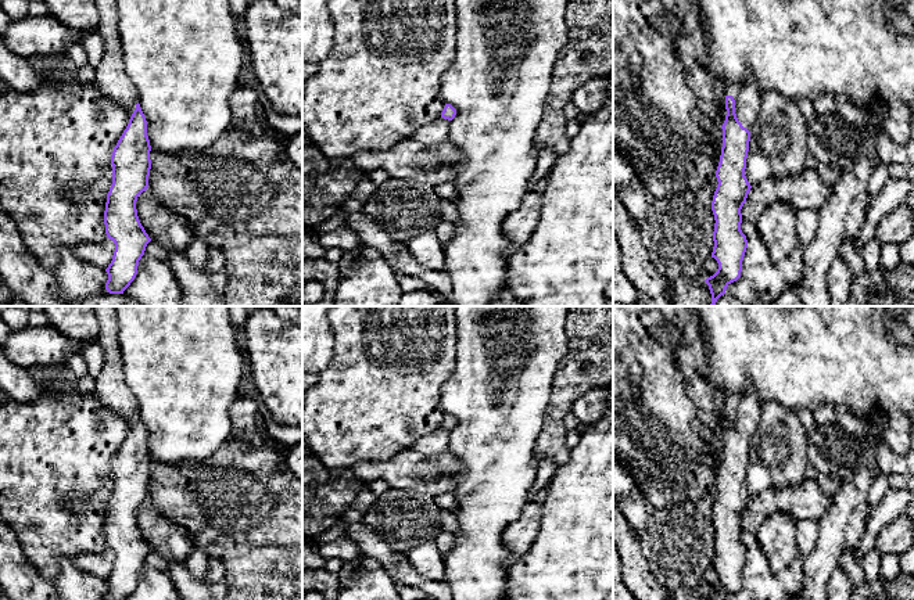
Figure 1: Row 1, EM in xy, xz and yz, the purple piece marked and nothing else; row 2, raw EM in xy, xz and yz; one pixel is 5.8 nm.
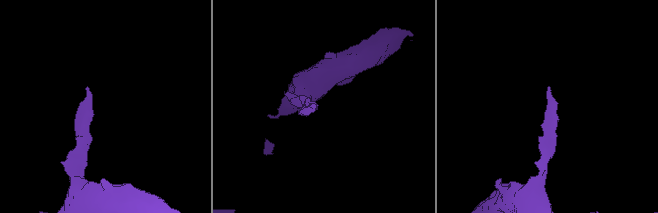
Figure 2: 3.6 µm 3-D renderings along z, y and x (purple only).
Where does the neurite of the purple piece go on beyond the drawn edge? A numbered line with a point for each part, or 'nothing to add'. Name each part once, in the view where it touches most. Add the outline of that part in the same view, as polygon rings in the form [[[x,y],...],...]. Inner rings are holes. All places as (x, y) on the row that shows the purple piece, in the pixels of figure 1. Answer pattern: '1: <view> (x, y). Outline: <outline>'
1: yz (746, 96). Outline: [[[728,82],[725,96],[734,97],[736,118],[750,132],[760,112],[760,91],[756,83],[746,82],[739,85],[736,82]]]

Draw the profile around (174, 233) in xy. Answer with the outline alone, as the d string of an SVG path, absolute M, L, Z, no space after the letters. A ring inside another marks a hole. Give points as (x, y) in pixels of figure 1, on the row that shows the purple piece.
M148 190L137 197L136 209L146 233L168 252L168 259L173 252L184 252L196 237L189 219L162 205Z

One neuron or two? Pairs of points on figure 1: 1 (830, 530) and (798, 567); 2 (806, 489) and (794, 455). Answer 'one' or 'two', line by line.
1: two
2: two

